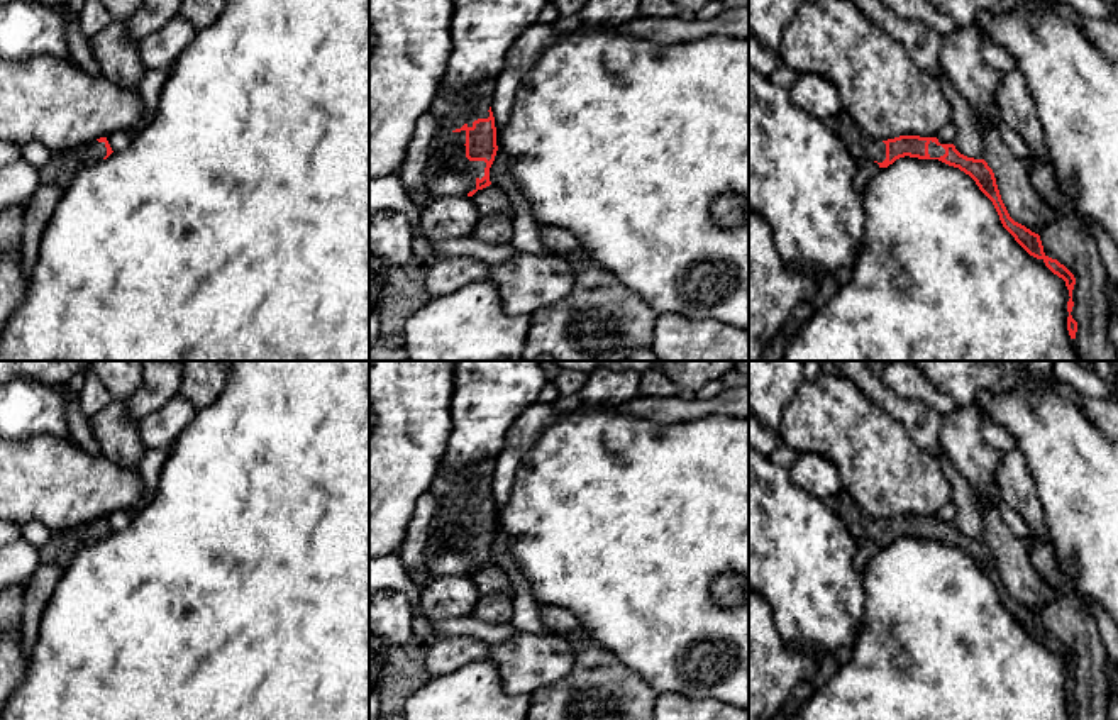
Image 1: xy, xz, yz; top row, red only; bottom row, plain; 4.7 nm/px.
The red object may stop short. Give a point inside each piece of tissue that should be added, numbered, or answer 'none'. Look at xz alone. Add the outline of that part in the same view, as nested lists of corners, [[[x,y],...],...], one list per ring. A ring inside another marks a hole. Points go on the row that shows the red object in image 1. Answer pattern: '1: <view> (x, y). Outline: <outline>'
1: xz (453, 109). Outline: [[[491,76],[459,91],[437,90],[430,107],[439,124],[432,147],[449,158],[454,173],[468,174],[474,180],[484,176],[484,161],[469,161],[459,156],[459,149],[466,144],[466,130],[461,127],[464,124],[473,127],[474,120],[490,117],[488,110],[495,86],[496,76]]]

